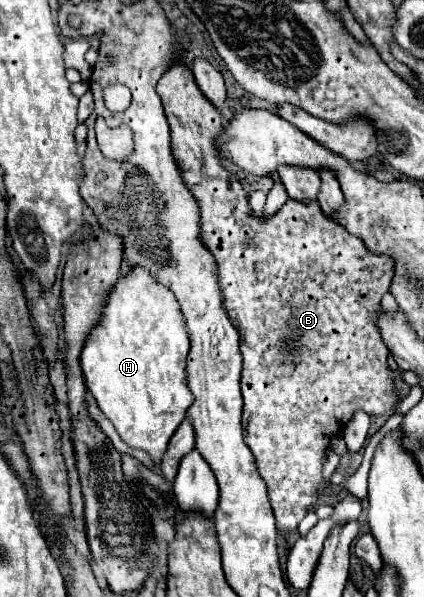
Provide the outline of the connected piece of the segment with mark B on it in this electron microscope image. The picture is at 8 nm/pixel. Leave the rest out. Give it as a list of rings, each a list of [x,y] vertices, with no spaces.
[[[177,62],[173,64],[173,68],[169,68],[165,72],[165,76],[161,76],[159,84],[157,84],[157,92],[163,100],[165,106],[165,114],[171,126],[171,146],[173,146],[173,156],[179,160],[179,166],[183,170],[183,178],[185,184],[191,188],[193,196],[197,196],[199,208],[201,208],[201,234],[207,244],[207,248],[215,254],[215,260],[219,264],[217,276],[219,276],[219,284],[221,284],[221,292],[223,292],[223,300],[225,300],[225,308],[227,314],[233,322],[233,326],[237,328],[239,336],[241,336],[241,354],[243,354],[243,372],[241,372],[241,392],[243,392],[243,400],[245,400],[245,408],[243,408],[243,416],[245,416],[245,442],[249,446],[249,450],[255,456],[255,464],[257,464],[257,472],[259,476],[265,480],[267,490],[269,490],[269,502],[277,520],[277,530],[283,536],[295,534],[299,522],[313,510],[313,506],[319,500],[319,492],[325,490],[325,486],[333,486],[331,480],[327,480],[323,476],[323,466],[325,466],[325,456],[329,450],[329,444],[333,438],[337,438],[339,432],[343,432],[343,428],[349,424],[349,420],[353,418],[355,412],[363,410],[369,416],[381,416],[385,412],[389,412],[397,402],[399,402],[399,392],[395,388],[395,372],[389,368],[387,358],[389,358],[389,350],[381,338],[381,330],[377,326],[379,320],[379,310],[381,310],[381,298],[389,292],[389,284],[391,284],[391,276],[393,276],[393,264],[391,258],[387,256],[379,256],[379,254],[371,254],[367,252],[365,244],[361,238],[349,234],[341,224],[333,222],[331,218],[323,216],[323,212],[319,212],[317,202],[315,204],[299,204],[297,200],[287,200],[283,204],[281,210],[277,210],[273,216],[255,216],[251,206],[249,206],[249,198],[241,186],[241,182],[235,178],[235,174],[231,174],[225,166],[223,166],[223,156],[219,152],[217,140],[223,134],[223,118],[219,114],[219,110],[199,92],[195,78],[191,74],[191,70],[185,66],[185,62]]]

